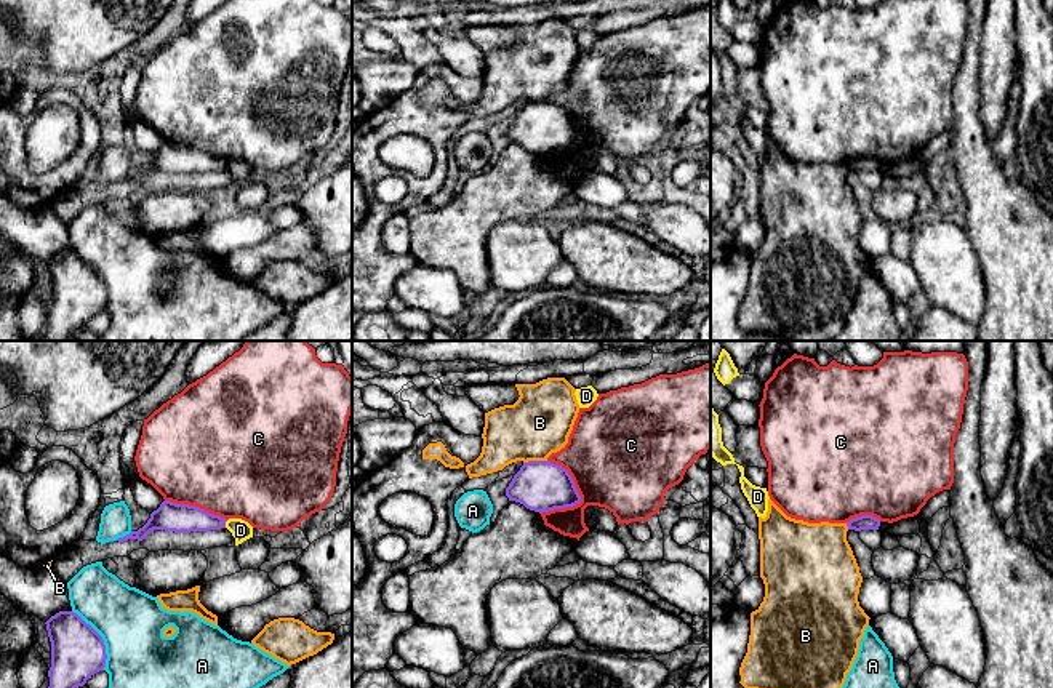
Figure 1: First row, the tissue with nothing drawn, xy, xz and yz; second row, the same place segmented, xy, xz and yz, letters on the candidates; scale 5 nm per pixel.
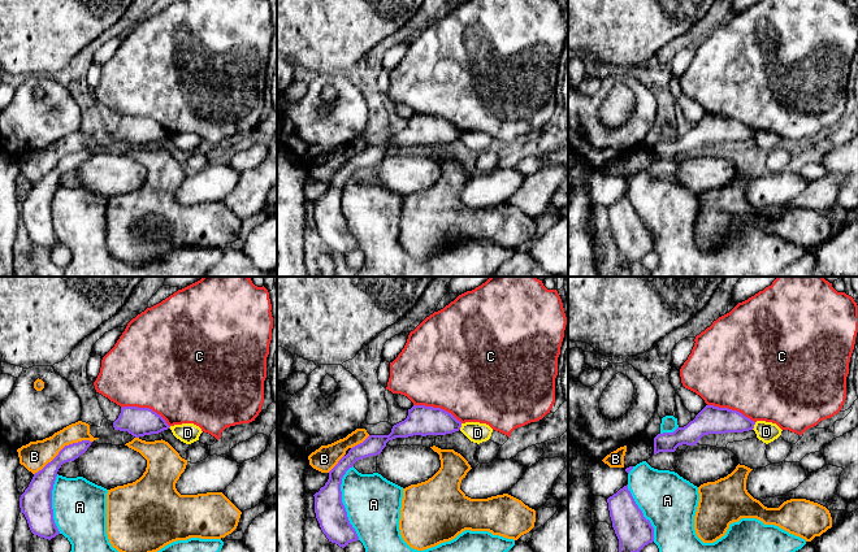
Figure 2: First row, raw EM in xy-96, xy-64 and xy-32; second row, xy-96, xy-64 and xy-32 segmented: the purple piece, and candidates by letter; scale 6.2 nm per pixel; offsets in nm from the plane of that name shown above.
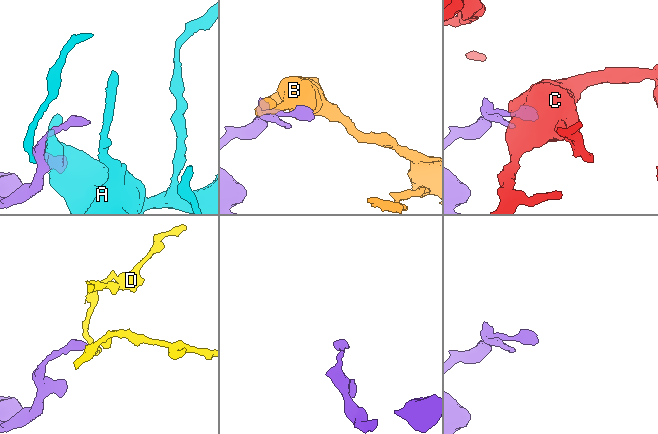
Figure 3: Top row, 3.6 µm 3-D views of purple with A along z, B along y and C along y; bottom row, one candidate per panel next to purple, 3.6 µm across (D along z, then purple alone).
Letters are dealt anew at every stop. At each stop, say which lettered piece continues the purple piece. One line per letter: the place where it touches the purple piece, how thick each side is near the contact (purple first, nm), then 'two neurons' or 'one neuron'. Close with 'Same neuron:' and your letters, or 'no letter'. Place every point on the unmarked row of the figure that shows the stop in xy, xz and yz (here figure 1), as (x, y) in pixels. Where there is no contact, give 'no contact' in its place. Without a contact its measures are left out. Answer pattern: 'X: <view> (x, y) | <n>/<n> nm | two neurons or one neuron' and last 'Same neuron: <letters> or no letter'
A: xy (101, 280) | 280/360 nm | two neurons
B: xz (535, 103) | 260/320 nm | two neurons
C: xz (580, 138) | 260/460 nm | two neurons
D: xy (224, 165) | 140/100 nm | two neurons
Same neuron: no letter

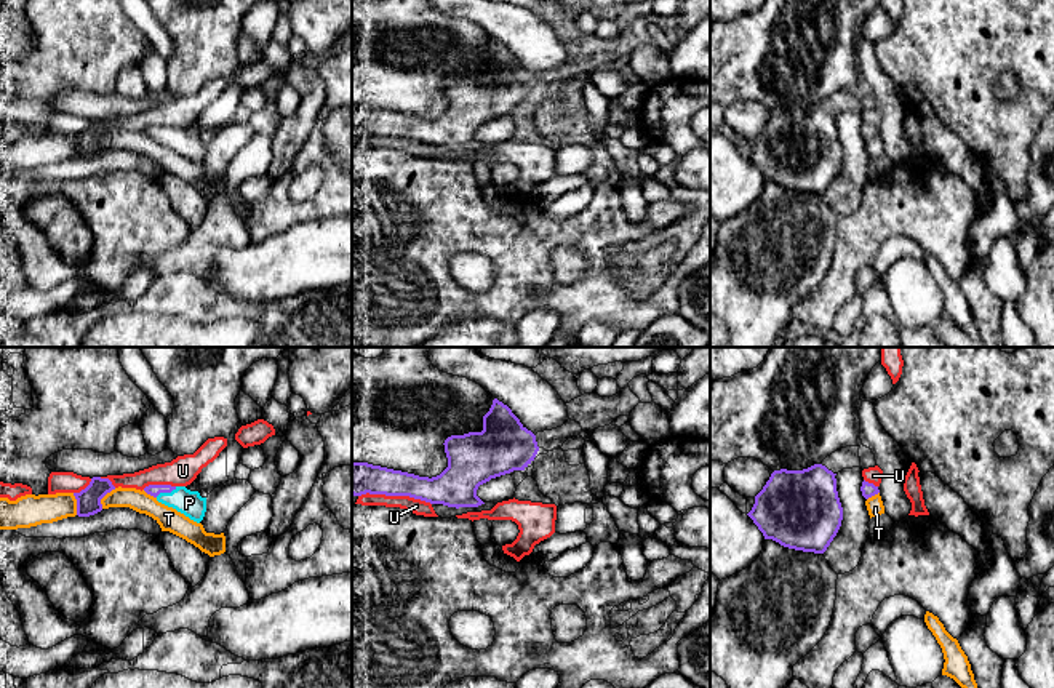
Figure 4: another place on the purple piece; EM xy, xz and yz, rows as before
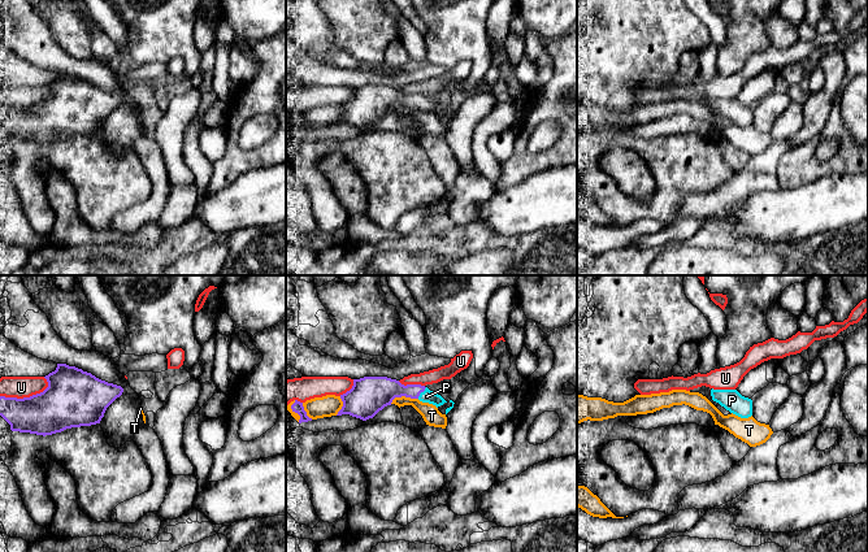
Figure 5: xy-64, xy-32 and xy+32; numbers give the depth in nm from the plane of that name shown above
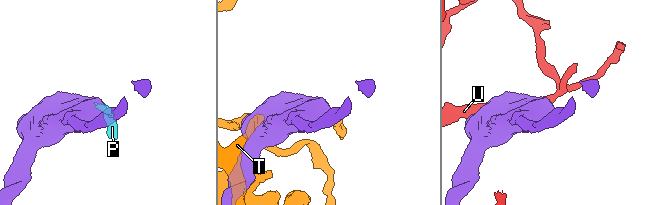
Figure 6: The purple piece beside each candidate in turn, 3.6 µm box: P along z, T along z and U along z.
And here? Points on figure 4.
P: xy (165, 133) | 60/130 nm | one neuron
T: xy (104, 136) | 130/110 nm | two neurons
U: xz (395, 136) | 170/80 nm | two neurons
Same neuron: P

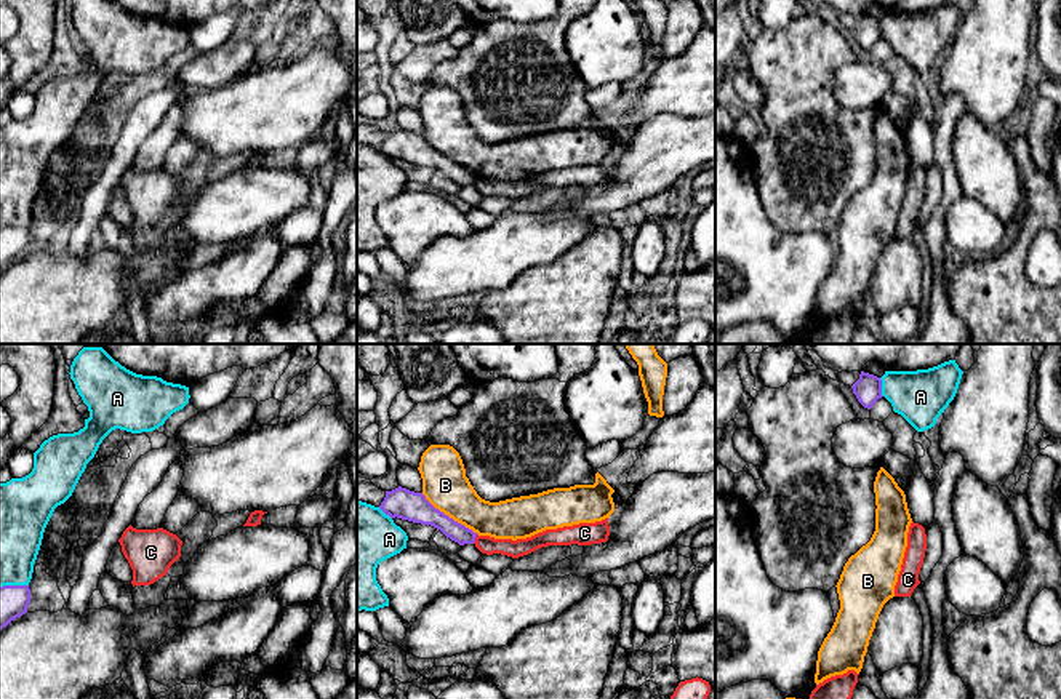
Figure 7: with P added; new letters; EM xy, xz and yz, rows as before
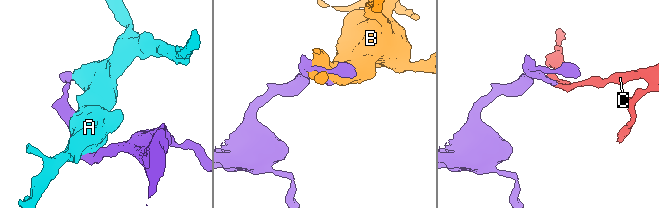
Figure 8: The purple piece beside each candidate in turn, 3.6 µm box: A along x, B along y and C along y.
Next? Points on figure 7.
A: yz (880, 29) | 140/260 nm | two neurons
B: xz (448, 159) | 150/220 nm | two neurons
C: xz (474, 181) | 90/90 nm | two neurons
Same neuron: no letter

